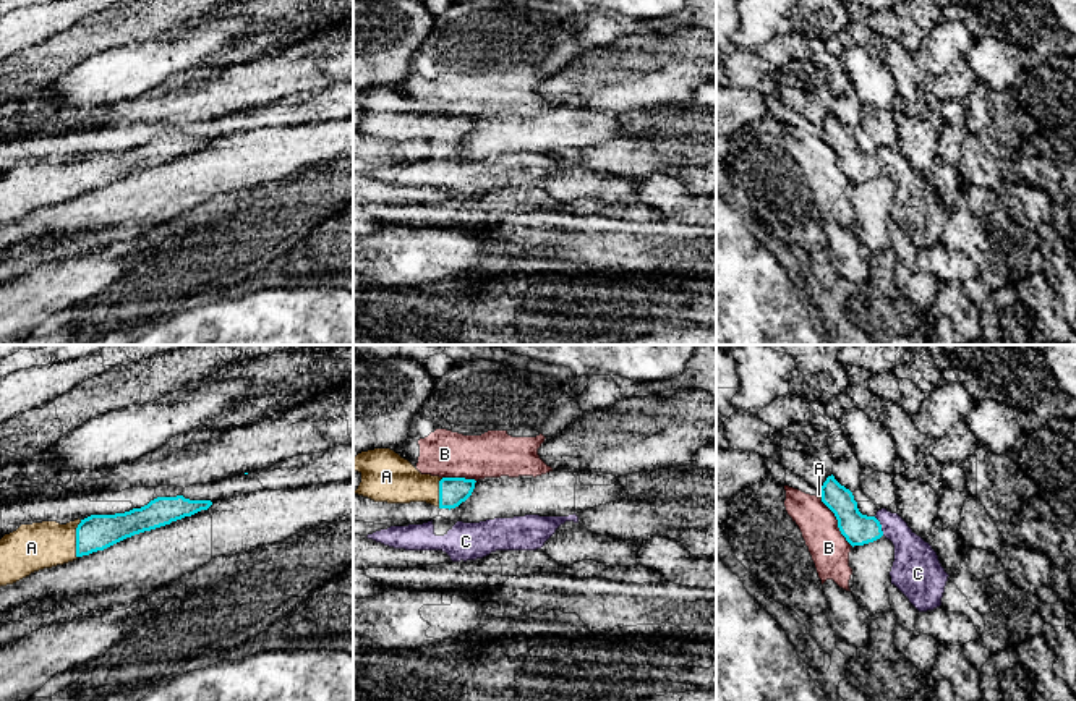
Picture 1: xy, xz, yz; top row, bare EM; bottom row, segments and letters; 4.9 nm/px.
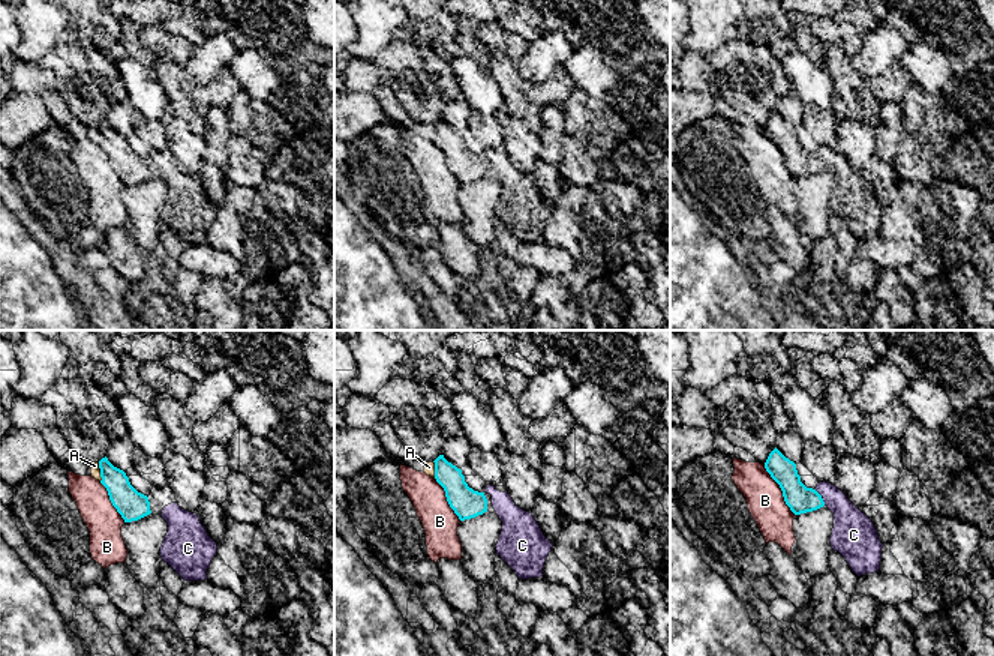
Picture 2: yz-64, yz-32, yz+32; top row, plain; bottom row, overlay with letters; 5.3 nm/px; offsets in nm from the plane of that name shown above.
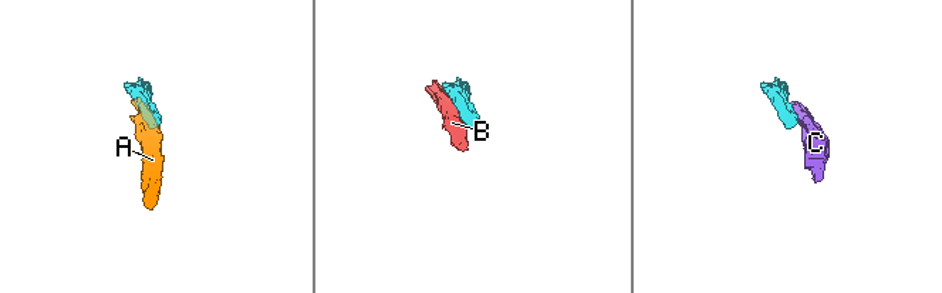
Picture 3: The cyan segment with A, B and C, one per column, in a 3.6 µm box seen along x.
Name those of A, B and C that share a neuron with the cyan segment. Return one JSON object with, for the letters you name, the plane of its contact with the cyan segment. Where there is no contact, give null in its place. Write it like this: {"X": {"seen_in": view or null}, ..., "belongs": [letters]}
{"A": {"seen_in": "xy"}, "belongs": ["A"]}

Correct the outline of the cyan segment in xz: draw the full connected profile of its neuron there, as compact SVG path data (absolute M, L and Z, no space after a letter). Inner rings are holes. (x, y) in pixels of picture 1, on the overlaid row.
M374 448L353 457L353 471L361 474L355 494L374 502L426 502L439 508L455 508L465 502L475 479L421 474L408 460L391 448Z

